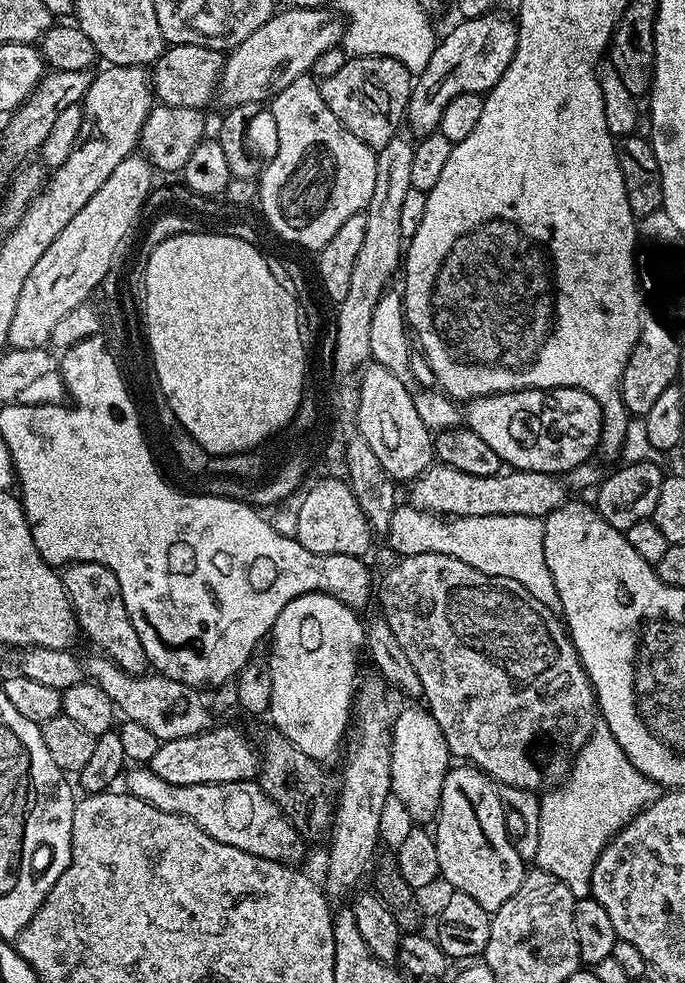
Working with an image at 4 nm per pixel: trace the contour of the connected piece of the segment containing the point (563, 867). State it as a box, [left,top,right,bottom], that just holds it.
[535,726,662,898]

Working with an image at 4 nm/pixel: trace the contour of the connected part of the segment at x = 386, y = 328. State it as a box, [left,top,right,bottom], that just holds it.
[370,291,462,434]

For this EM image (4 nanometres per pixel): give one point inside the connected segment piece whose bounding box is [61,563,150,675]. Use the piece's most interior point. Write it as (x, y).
(95, 594)

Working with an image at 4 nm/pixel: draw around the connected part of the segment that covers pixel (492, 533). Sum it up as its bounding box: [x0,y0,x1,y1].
[386,506,560,609]

